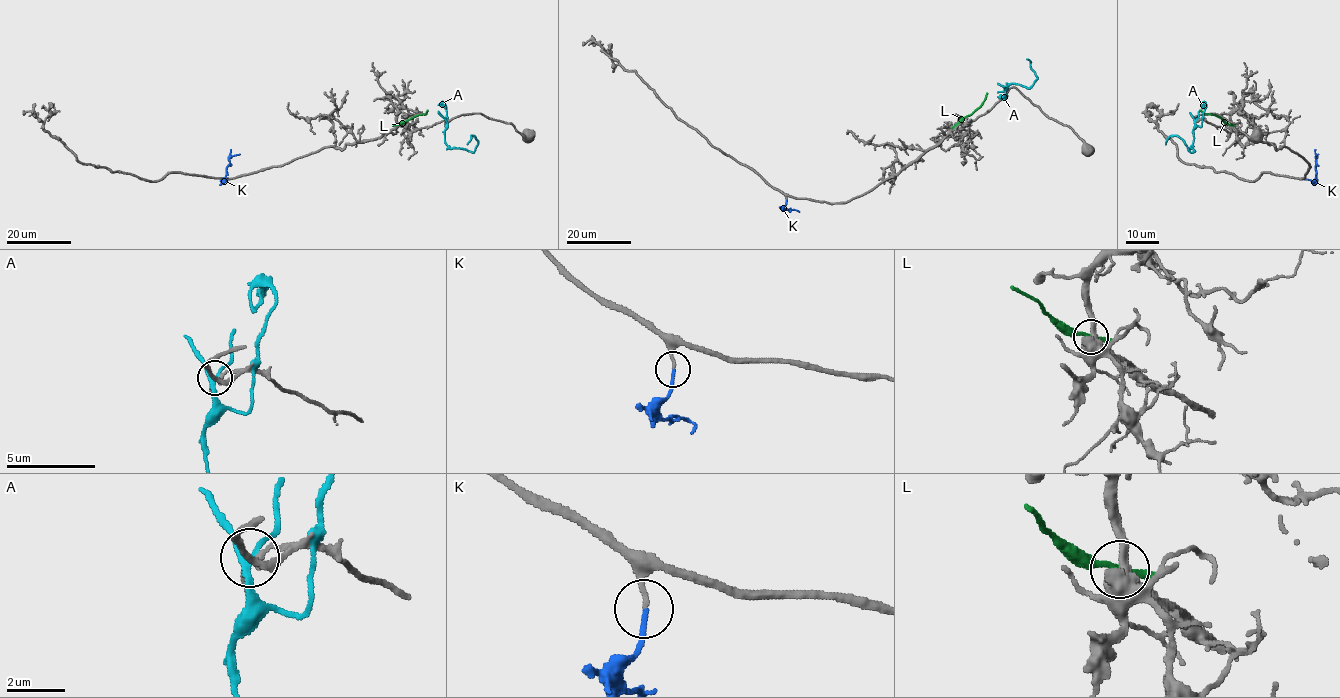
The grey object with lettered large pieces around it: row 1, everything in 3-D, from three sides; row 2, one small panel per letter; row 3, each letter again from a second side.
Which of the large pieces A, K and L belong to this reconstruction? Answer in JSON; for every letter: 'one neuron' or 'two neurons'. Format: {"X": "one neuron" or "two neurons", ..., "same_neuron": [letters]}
{"A": "two neurons", "K": "one neuron", "L": "two neurons", "same_neuron": ["K"]}

